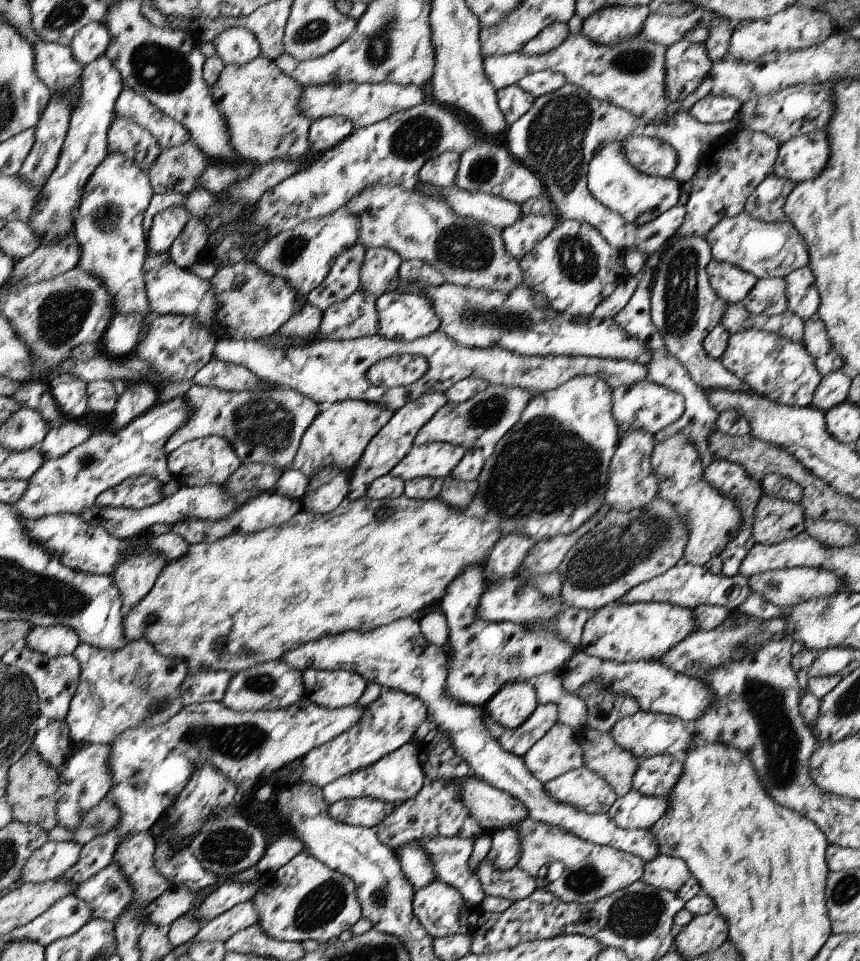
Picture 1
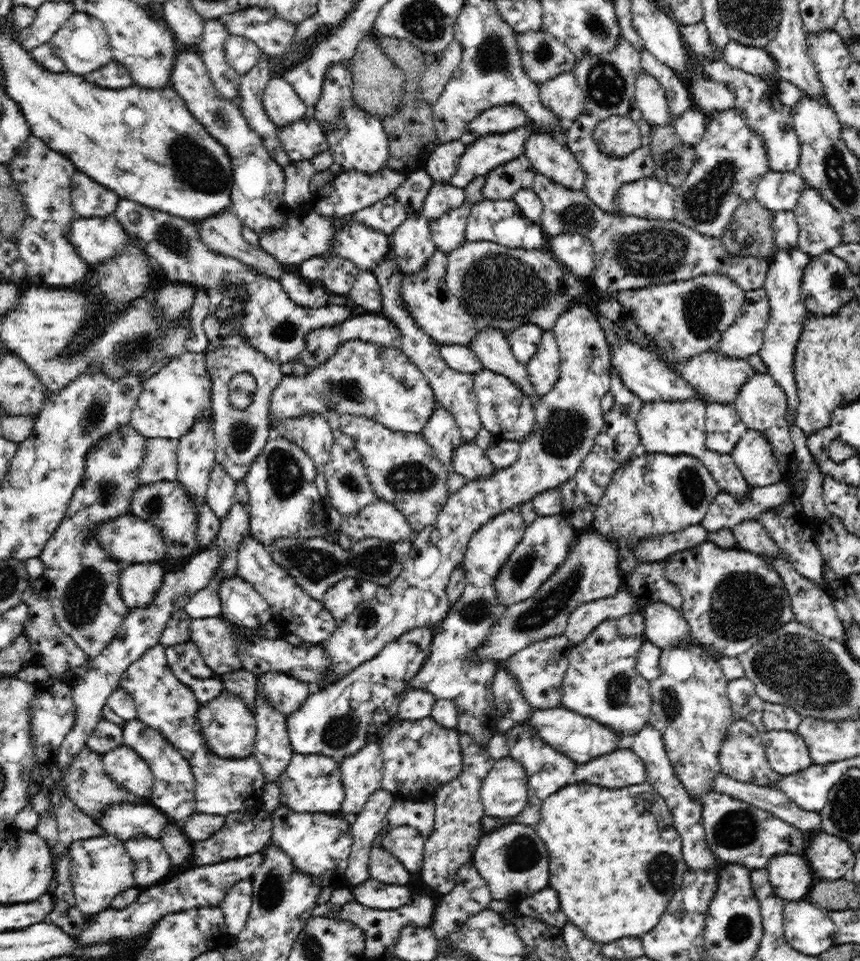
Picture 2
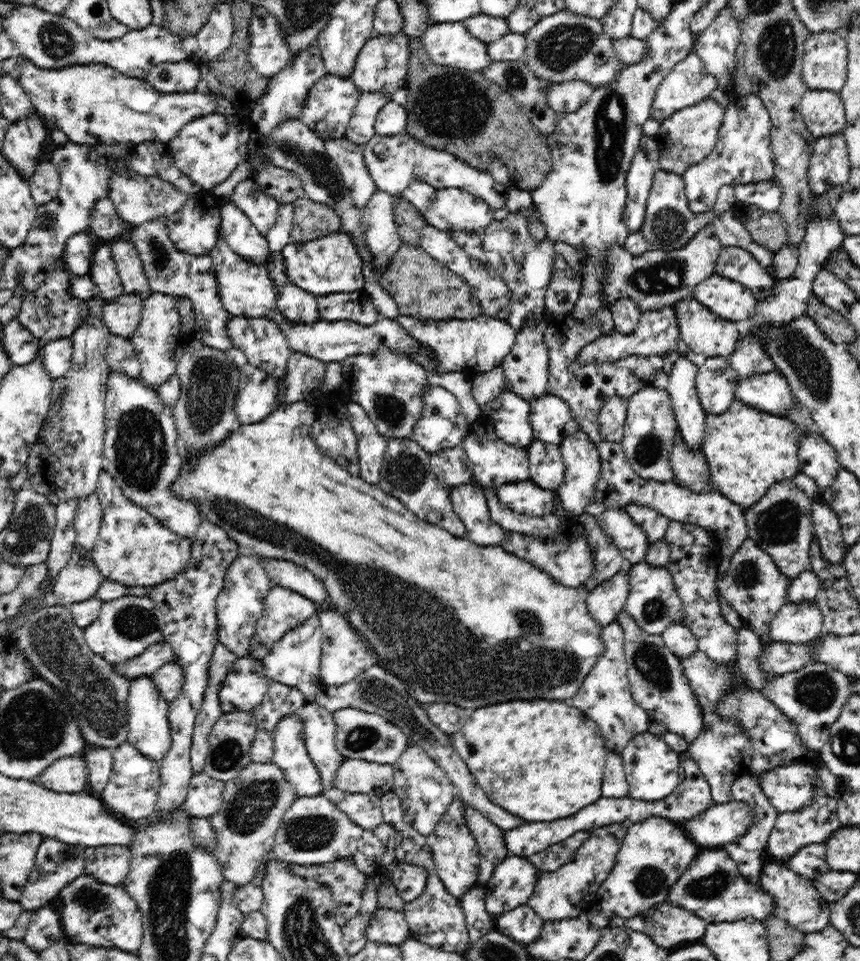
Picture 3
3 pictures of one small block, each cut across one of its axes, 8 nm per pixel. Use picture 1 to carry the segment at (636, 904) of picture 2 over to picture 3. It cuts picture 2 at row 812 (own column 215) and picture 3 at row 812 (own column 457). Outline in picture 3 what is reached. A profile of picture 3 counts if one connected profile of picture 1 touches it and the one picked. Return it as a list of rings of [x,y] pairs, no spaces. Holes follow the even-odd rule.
[[[528,699],[528,700],[512,700],[512,702],[504,702],[504,704],[492,704],[486,708],[475,708],[468,718],[460,733],[451,738],[453,751],[464,761],[468,772],[473,776],[475,783],[486,793],[486,796],[494,803],[510,812],[514,816],[524,819],[526,822],[550,822],[565,816],[574,814],[578,809],[588,806],[601,796],[601,786],[605,764],[607,761],[608,749],[604,744],[600,727],[588,716],[586,716],[579,708],[574,705],[568,706],[566,702],[560,700],[548,699]]]

